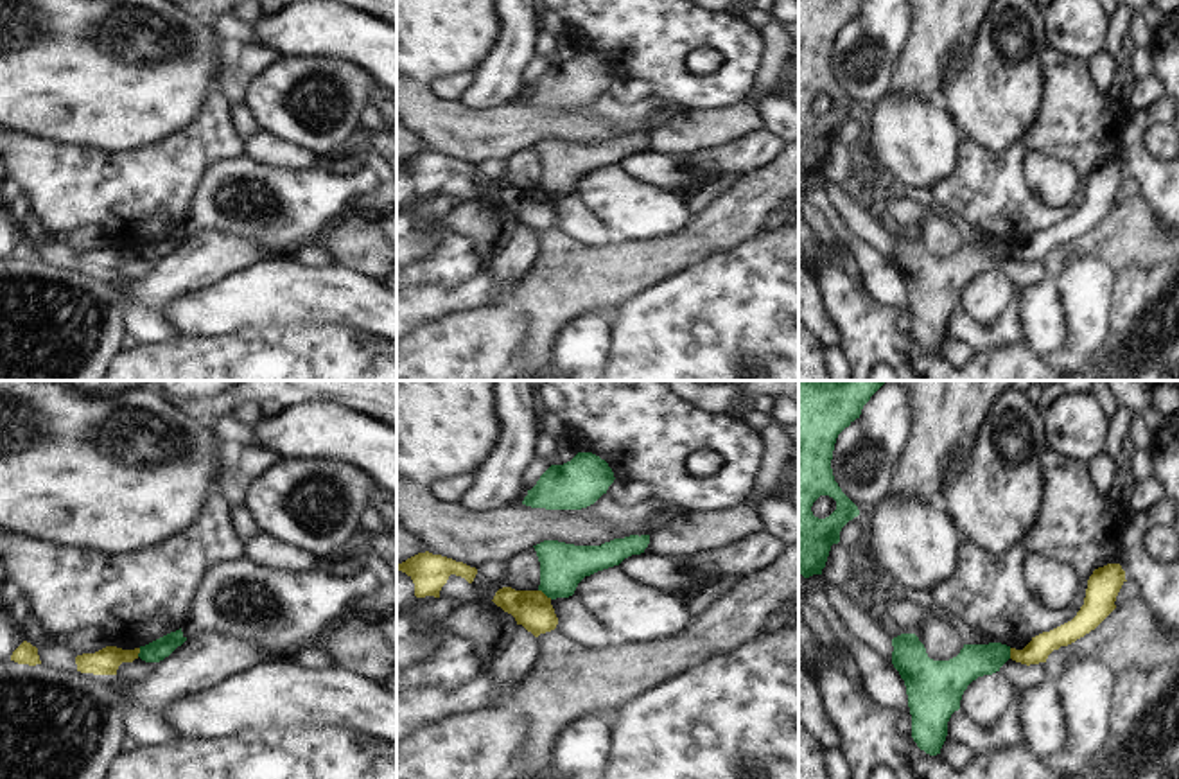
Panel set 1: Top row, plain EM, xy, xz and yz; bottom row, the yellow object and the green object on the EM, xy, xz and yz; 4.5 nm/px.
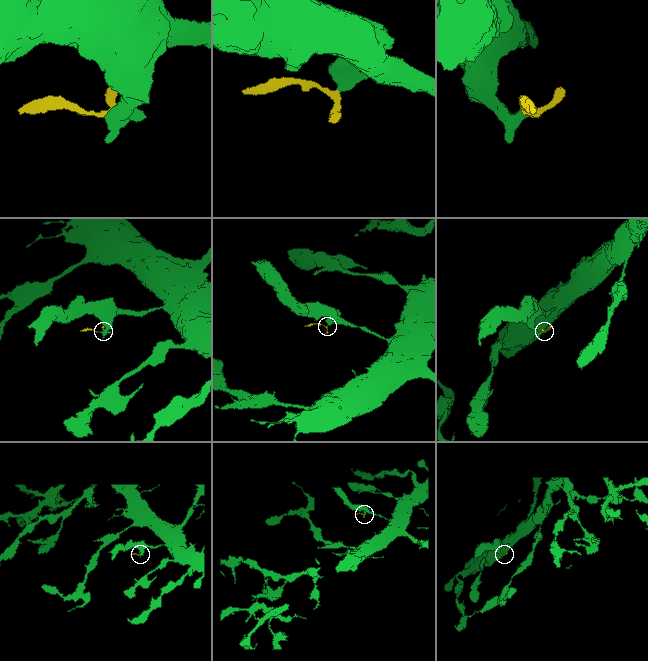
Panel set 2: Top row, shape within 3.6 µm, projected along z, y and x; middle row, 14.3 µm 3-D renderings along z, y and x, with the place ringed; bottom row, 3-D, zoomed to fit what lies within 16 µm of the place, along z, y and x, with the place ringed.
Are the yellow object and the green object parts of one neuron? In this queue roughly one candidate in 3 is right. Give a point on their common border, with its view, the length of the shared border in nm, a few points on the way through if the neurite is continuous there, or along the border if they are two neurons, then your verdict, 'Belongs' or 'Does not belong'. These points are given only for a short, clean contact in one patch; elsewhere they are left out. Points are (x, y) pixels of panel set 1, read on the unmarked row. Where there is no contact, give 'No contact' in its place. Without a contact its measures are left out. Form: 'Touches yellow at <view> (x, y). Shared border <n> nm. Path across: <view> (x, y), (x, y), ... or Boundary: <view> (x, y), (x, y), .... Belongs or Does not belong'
Touches yellow at xz (544, 192). Shared border 80 nm. Boundary: xz (539, 187), (551, 196). Does not belong.

